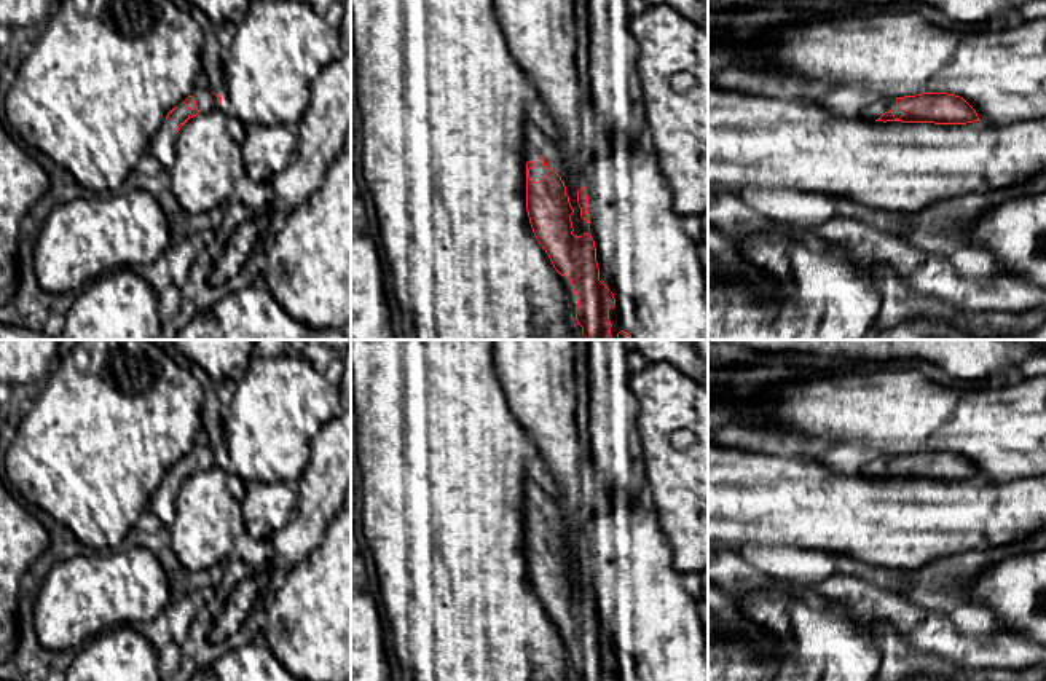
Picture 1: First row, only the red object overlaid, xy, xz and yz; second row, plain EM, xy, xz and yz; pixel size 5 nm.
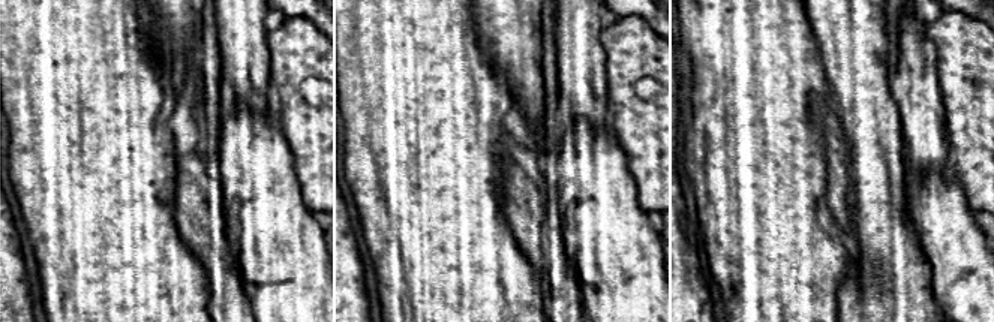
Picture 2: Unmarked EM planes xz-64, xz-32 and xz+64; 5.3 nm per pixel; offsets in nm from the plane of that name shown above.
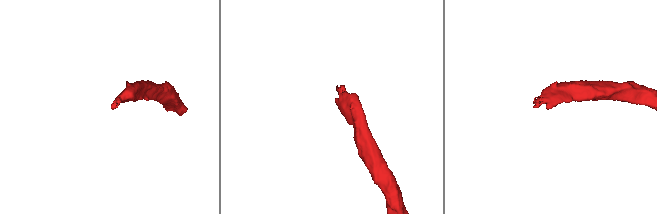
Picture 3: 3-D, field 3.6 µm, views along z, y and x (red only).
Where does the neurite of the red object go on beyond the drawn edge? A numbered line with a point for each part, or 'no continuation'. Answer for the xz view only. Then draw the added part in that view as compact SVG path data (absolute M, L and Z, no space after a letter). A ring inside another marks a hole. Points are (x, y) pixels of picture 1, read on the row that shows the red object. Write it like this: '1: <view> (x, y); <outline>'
1: xz (538, 142); M533 124L526 126L526 142L529 148L528 161L536 163L536 166L529 169L533 182L539 182L547 174L541 161L542 158L552 171L558 175L561 174L561 156L553 142L539 128Z

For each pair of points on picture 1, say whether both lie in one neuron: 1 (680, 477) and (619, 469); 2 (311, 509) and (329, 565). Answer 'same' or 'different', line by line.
1: different
2: different

